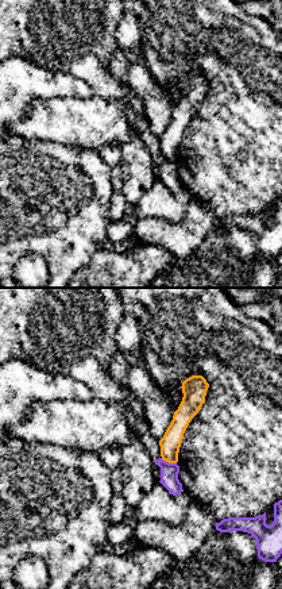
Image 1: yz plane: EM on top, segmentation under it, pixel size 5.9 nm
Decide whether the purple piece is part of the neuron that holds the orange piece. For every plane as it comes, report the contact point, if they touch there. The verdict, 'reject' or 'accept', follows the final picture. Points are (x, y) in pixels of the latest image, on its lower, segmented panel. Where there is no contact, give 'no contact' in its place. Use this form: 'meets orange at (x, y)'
meets orange at (169, 462)

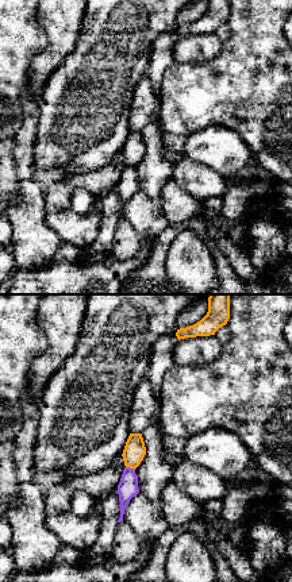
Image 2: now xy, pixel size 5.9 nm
meets orange at (130, 467)

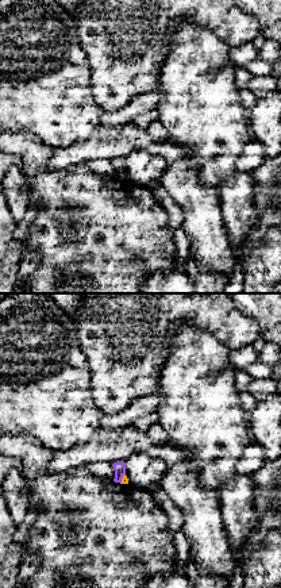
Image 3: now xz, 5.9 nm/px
meets orange at (122, 479)

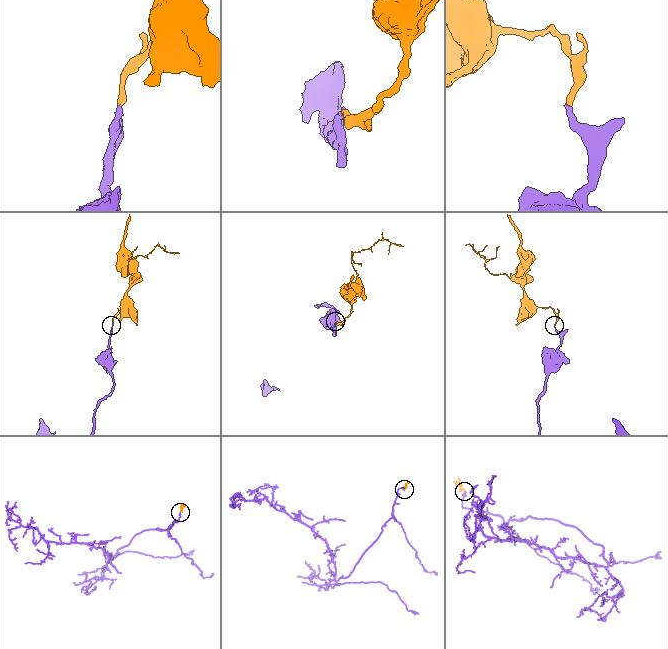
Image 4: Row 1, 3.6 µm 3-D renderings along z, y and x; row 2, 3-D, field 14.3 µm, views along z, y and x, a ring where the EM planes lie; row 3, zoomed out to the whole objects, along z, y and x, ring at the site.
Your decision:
reject

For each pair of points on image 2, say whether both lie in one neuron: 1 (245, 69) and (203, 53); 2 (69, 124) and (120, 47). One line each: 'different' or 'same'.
1: different
2: same

